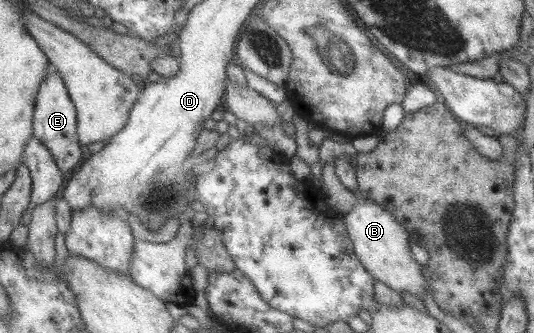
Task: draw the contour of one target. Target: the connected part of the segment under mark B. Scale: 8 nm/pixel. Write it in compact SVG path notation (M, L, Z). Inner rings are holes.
M357 198L355 205L345 214L346 232L353 242L354 252L361 261L363 268L374 280L383 282L386 286L401 294L409 292L418 298L427 292L427 282L423 278L423 266L411 256L409 236L391 216L390 212L380 207L375 201Z

